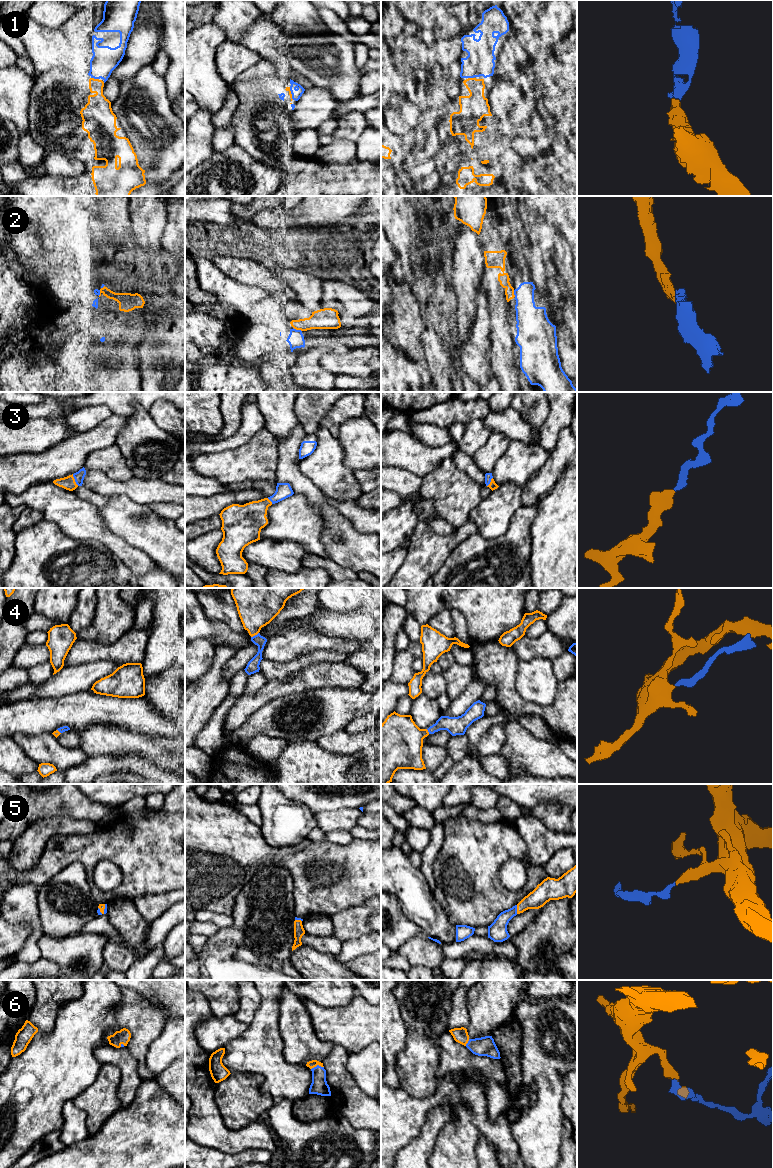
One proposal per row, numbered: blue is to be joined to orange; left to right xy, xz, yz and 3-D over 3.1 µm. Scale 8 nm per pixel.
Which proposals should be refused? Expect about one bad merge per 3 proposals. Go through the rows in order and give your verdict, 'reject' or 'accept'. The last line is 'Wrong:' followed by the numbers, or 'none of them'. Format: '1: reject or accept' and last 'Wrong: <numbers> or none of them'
1: accept
2: reject
3: accept
4: accept
5: accept
6: accept
Wrong: 2

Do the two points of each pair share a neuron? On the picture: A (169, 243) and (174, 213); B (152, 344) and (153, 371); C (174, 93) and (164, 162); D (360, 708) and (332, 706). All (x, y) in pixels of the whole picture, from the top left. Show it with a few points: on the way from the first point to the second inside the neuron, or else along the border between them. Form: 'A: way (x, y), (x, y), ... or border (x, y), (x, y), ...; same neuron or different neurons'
A: way (174, 236), (174, 220); same neuron
B: way (153, 351), (153, 364); same neuron
C: border (165, 78), (166, 94), (171, 103); different neurons
D: way (353, 708), (339, 708); same neuron

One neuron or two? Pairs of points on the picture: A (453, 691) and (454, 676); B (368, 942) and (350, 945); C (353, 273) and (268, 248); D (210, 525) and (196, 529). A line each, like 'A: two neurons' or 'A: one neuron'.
A: one neuron
B: one neuron
C: one neuron
D: one neuron

